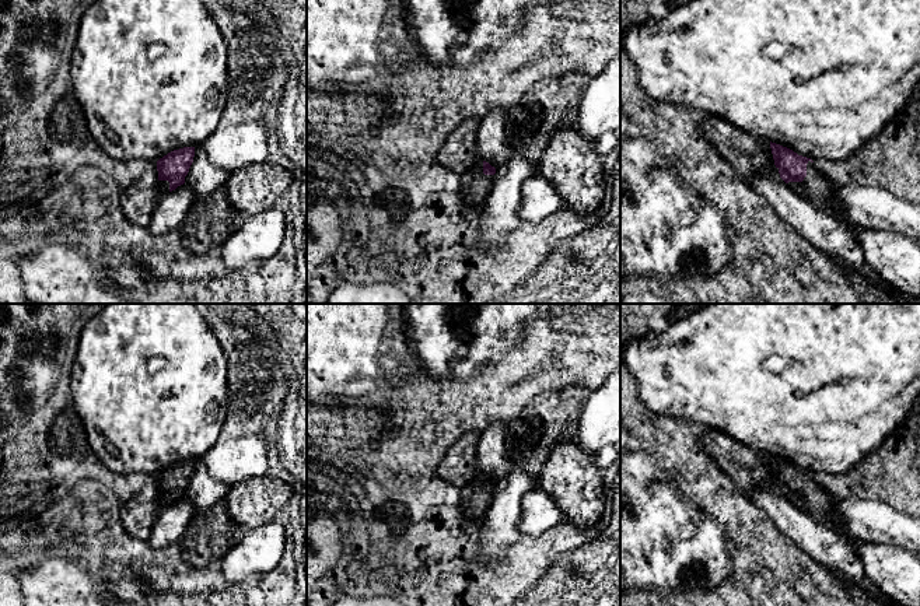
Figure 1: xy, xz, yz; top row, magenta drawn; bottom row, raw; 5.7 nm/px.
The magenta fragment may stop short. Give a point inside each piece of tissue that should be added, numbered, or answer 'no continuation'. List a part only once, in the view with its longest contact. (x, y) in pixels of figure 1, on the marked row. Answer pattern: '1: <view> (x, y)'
1: yz (815, 188)

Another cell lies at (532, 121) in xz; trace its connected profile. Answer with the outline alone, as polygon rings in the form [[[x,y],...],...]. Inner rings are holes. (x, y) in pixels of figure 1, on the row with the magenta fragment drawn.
[[[569,71],[535,85],[508,108],[506,132],[511,153],[538,168],[555,133],[574,126],[588,81],[584,71]]]

